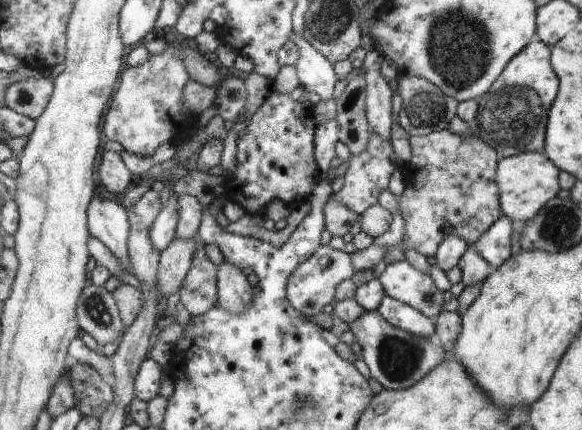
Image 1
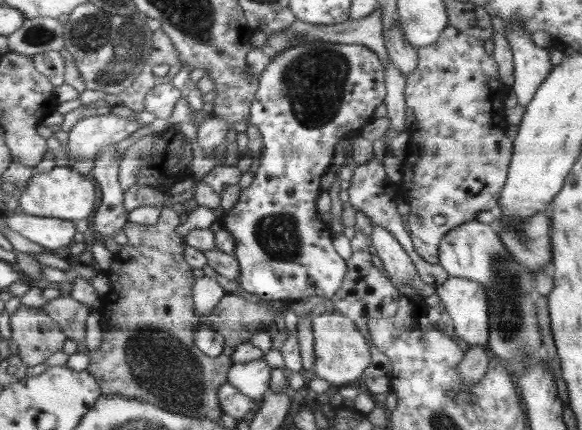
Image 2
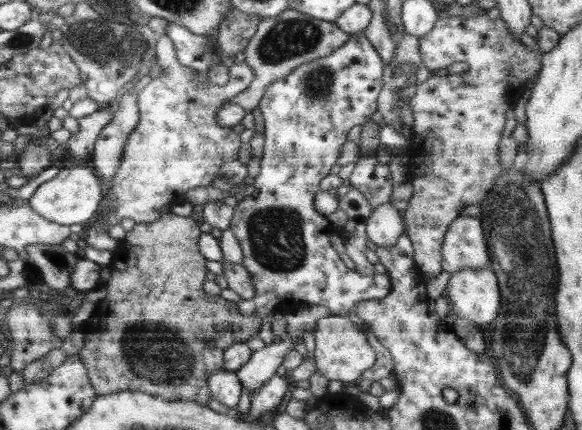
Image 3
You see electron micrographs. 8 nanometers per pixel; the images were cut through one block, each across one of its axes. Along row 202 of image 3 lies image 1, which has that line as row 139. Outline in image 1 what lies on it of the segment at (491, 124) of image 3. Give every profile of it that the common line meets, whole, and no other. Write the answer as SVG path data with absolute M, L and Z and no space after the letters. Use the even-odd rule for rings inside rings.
M447 129L427 136L411 136L408 139L412 147L412 158L406 164L407 169L401 172L405 190L398 198L399 209L406 225L402 250L404 252L415 250L431 260L437 254L442 240L452 233L460 236L471 247L502 216L500 189L498 189L497 180L494 180L494 174L497 174L496 162L499 162L496 160L496 152L477 134L462 137Z

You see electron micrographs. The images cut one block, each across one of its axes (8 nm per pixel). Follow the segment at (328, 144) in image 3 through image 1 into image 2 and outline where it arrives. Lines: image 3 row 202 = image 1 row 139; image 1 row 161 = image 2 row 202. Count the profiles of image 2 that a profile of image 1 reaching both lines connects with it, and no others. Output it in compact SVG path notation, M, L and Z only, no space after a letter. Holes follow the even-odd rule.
M312 42L292 46L278 56L260 74L260 88L252 104L249 124L256 126L263 136L260 166L254 173L254 182L241 190L240 199L225 213L224 228L236 240L233 255L240 267L238 284L264 301L282 302L322 296L330 299L345 282L349 270L334 246L330 226L316 216L316 196L320 178L334 160L336 144L350 136L350 132L368 125L374 108L384 100L382 64L376 52L363 44L332 44Z

